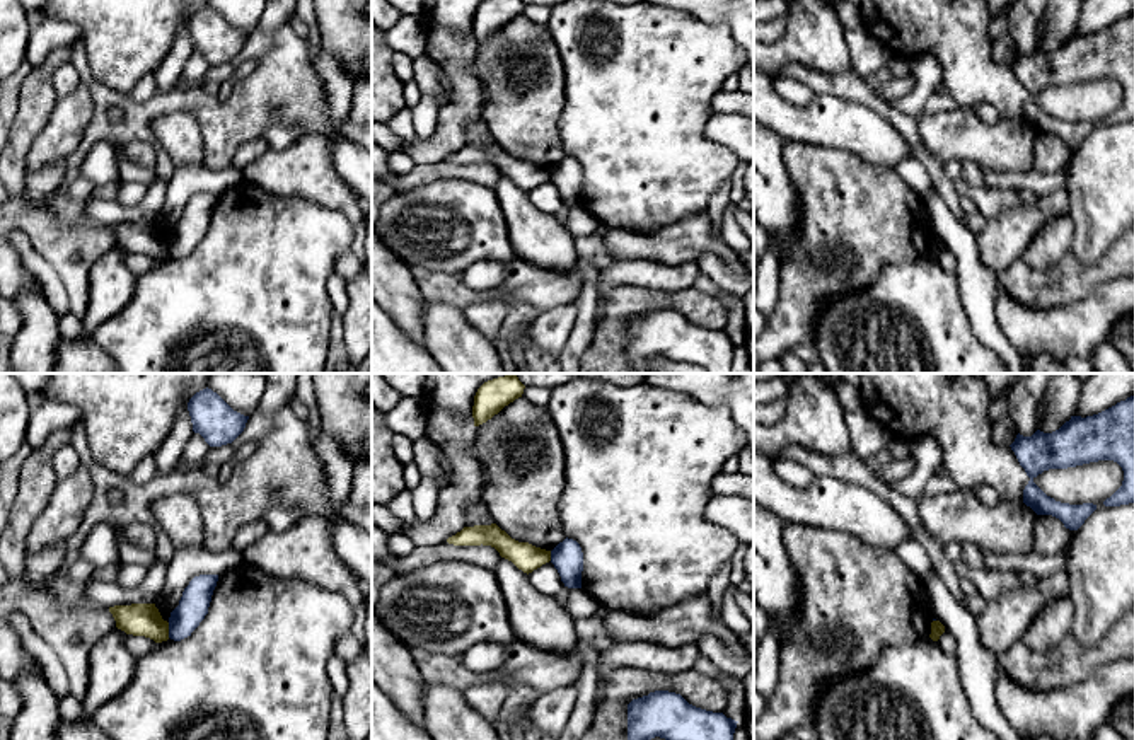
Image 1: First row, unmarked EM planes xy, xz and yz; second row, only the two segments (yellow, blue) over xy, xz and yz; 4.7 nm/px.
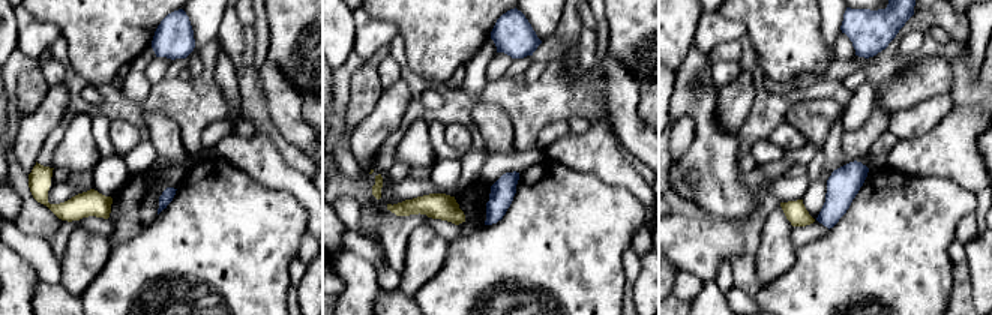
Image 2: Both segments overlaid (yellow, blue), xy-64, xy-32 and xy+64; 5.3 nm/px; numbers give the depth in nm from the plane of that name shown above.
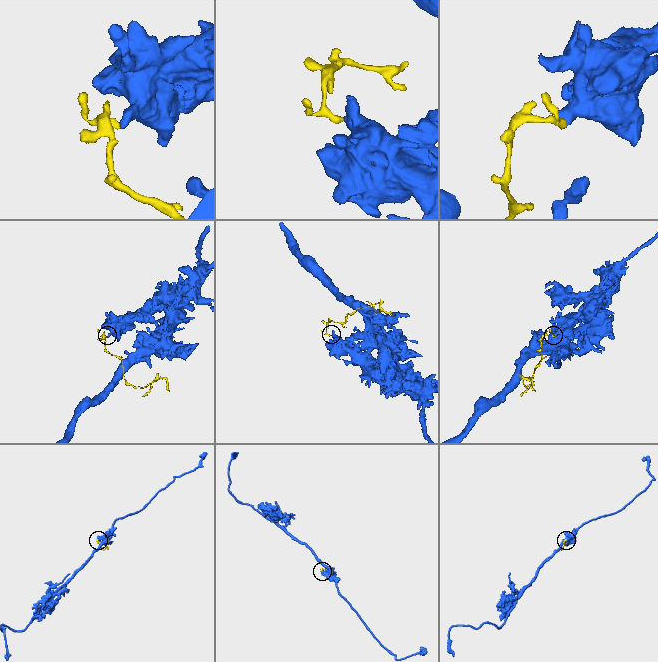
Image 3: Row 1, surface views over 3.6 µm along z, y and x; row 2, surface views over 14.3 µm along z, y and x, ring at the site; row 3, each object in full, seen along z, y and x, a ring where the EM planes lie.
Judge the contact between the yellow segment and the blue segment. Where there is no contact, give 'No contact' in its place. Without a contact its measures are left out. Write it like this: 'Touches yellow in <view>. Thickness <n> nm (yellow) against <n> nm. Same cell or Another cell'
Touches yellow in xy. Thickness 160 nm (yellow) against 140 nm. Another cell

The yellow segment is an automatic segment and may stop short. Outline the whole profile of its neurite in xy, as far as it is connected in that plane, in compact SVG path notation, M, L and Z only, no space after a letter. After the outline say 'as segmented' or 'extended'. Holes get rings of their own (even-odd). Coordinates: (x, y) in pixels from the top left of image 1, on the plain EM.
M131 222L109 225L116 246L133 254L145 254L155 261L169 257L169 240L162 237L155 222Z | as segmented

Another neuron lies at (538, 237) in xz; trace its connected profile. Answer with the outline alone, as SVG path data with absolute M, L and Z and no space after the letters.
M500 176L495 188L515 257L558 271L578 263L573 235L553 215L537 210L527 191Z

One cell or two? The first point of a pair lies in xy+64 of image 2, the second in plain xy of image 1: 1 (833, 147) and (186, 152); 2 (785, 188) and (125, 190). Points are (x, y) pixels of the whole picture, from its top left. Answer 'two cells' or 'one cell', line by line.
1: two cells
2: two cells

